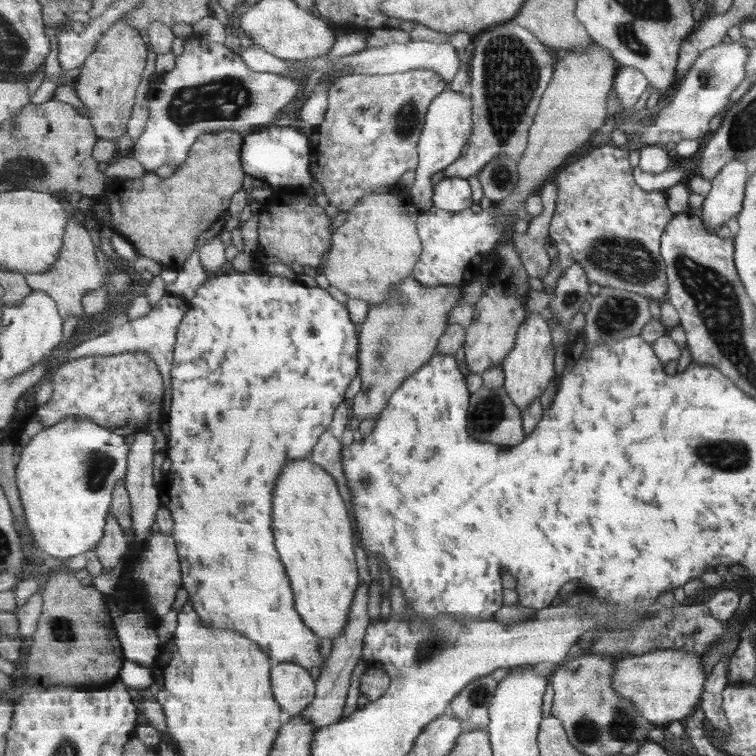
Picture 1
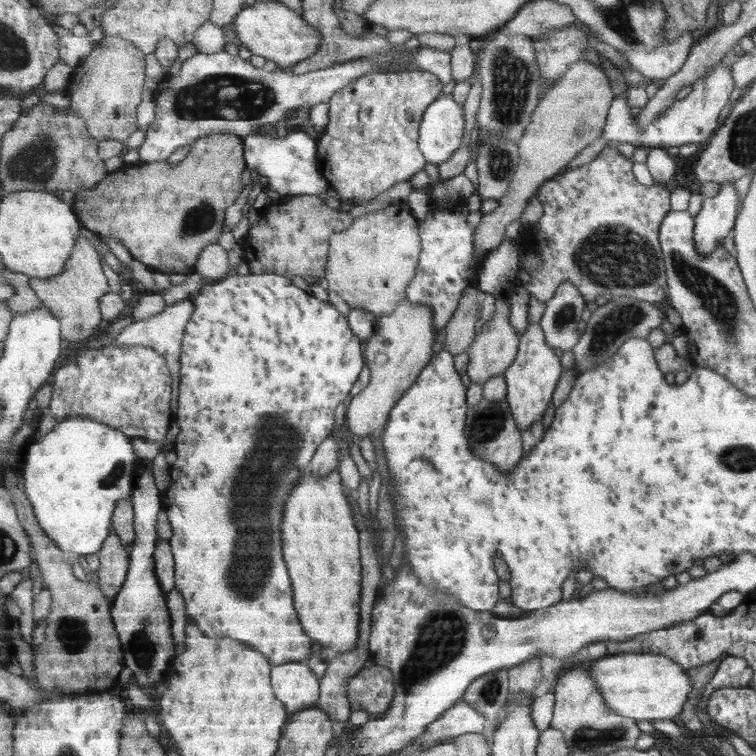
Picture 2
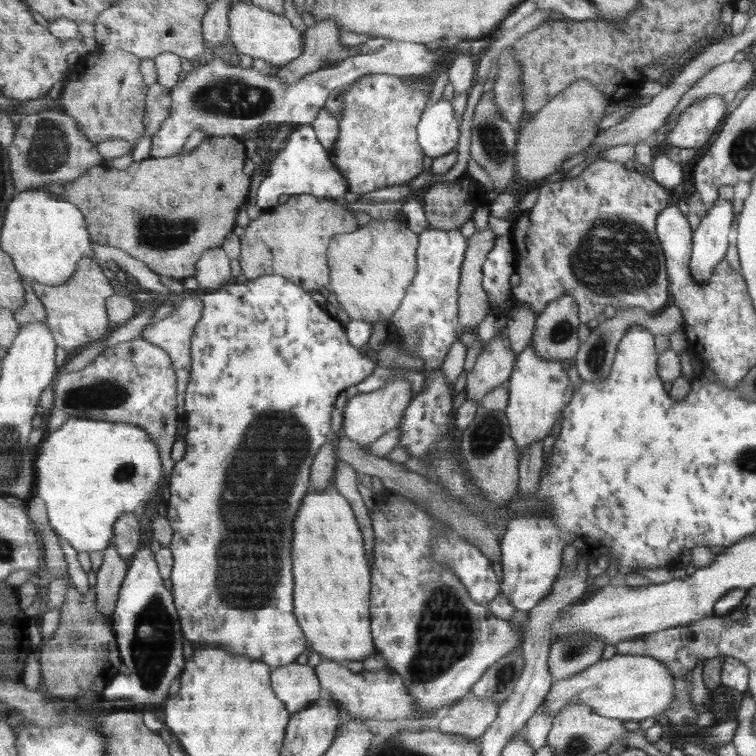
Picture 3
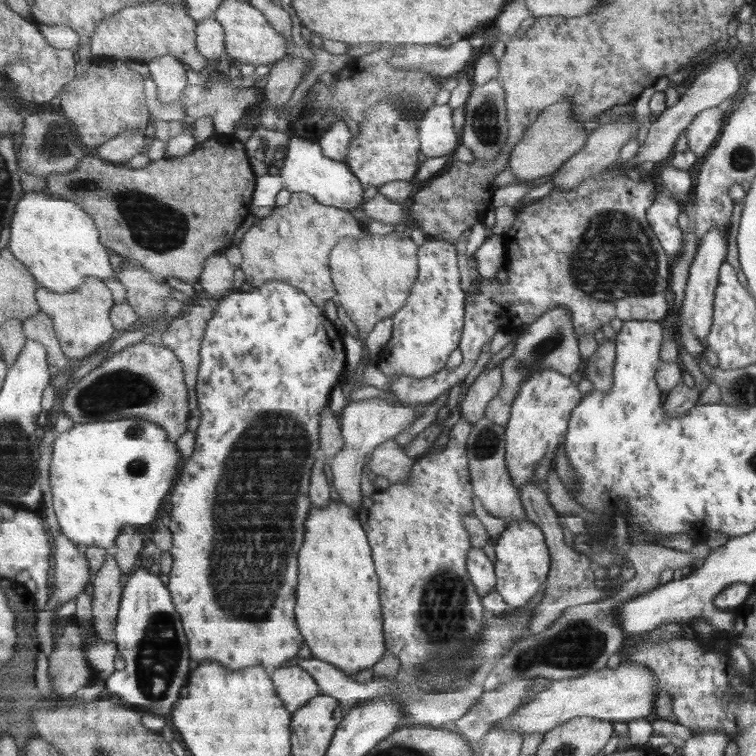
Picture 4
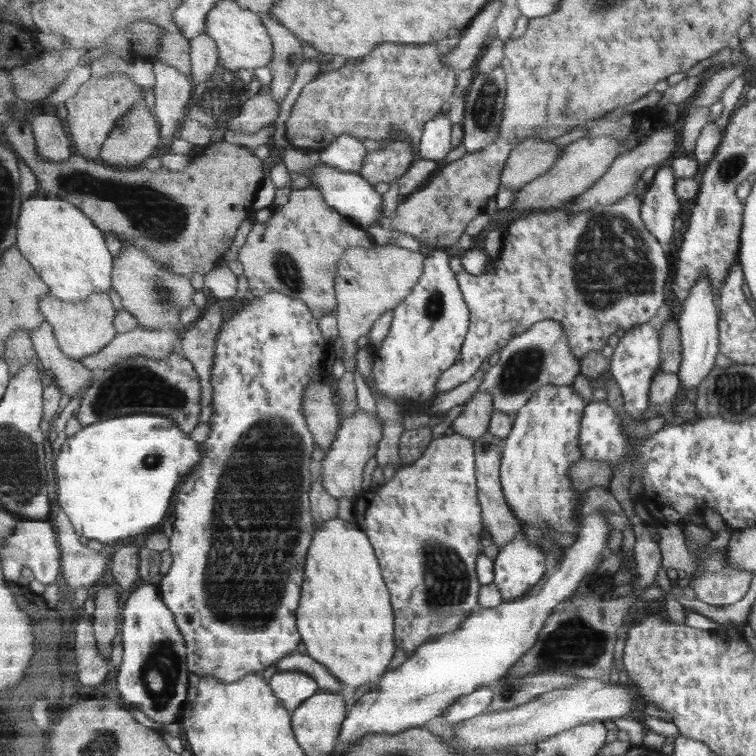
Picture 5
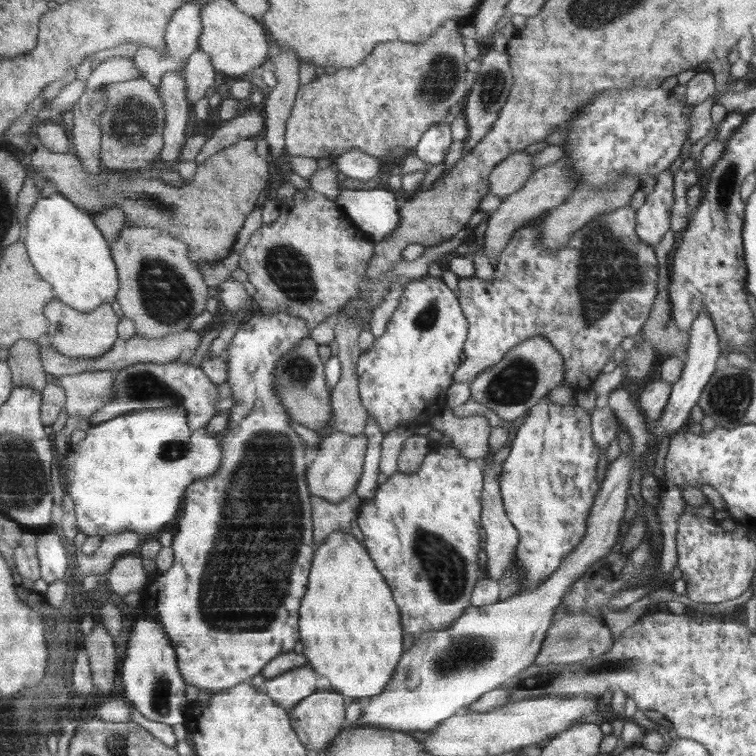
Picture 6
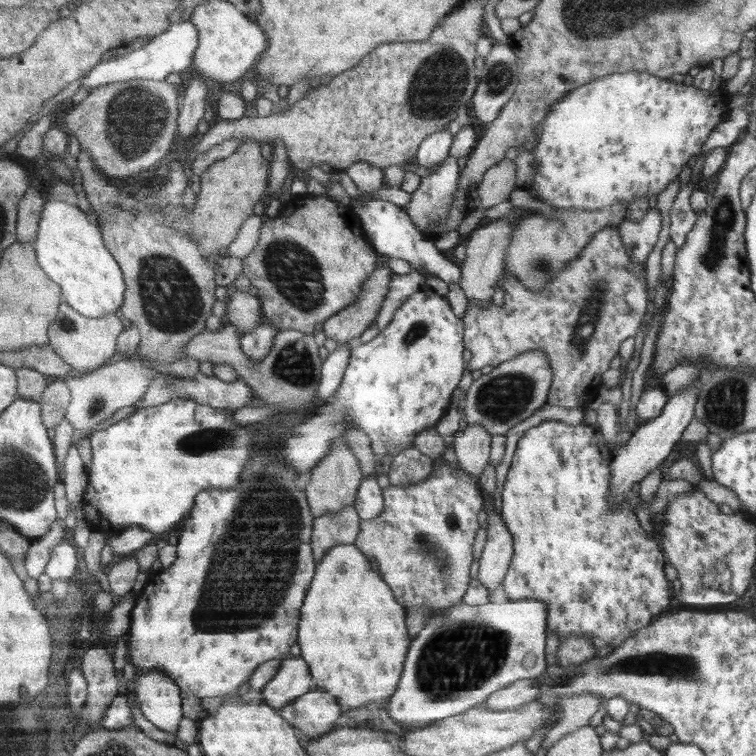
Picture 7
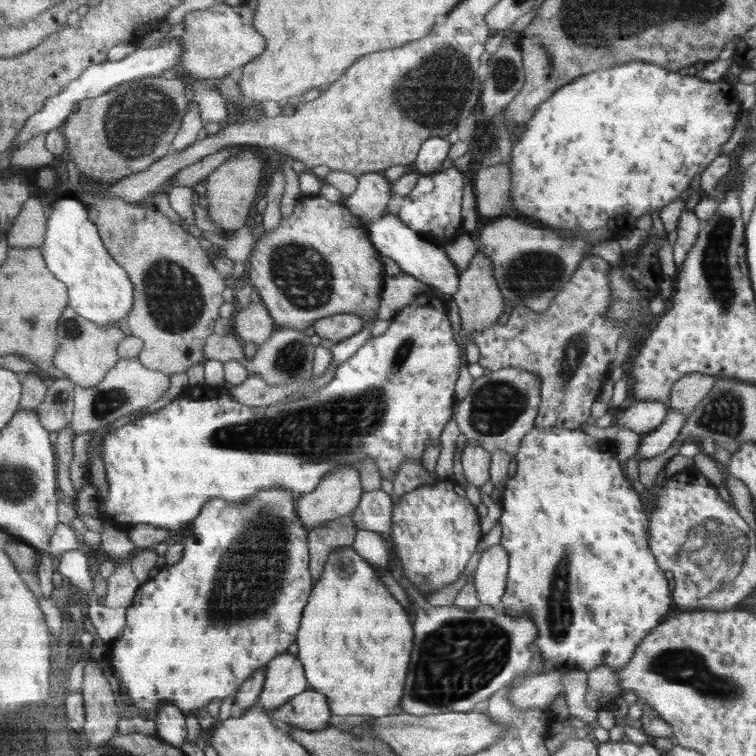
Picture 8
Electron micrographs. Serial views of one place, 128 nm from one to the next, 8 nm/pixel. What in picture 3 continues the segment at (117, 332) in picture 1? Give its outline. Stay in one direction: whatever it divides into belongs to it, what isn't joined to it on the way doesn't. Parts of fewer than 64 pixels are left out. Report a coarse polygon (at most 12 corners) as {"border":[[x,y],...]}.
{"border":[[200,292],[178,297],[176,310],[141,337],[168,351],[185,412],[192,338],[205,309]]}

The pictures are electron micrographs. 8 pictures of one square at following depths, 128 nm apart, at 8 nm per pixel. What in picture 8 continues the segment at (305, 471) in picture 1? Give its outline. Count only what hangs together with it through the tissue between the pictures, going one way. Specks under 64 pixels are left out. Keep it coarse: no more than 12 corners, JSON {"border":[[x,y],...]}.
{"border":[[352,546],[330,554],[296,642],[336,716],[390,716],[416,637]]}

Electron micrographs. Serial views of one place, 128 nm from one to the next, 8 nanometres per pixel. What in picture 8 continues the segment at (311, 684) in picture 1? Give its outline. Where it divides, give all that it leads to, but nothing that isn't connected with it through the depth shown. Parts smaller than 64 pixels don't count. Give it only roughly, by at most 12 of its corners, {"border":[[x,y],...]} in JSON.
{"border":[[285,652],[267,666],[258,704],[277,709],[309,689],[304,664]]}

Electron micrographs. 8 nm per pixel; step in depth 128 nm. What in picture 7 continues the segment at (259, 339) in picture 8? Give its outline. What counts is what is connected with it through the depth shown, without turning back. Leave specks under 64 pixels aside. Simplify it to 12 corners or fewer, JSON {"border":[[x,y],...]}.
{"border":[[228,292],[226,316],[238,332],[261,324],[258,295]]}

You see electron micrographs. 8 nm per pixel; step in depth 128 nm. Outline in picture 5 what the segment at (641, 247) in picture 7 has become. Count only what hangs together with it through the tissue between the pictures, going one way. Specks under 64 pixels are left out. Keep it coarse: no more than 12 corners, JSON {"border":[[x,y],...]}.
{"border":[[668,156],[641,195],[640,219],[660,244],[672,244],[679,200]]}

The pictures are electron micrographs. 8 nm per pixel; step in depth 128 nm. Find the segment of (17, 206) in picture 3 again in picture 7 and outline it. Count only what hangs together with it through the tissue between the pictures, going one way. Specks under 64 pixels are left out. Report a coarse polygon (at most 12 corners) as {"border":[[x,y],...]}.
{"border":[[50,200],[36,248],[63,300],[87,318],[124,306],[100,225]]}

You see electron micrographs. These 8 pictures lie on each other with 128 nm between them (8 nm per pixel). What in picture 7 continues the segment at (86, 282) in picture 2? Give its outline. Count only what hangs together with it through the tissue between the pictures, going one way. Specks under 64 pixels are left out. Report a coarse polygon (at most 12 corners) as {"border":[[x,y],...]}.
{"border":[[63,300],[50,345],[75,372],[117,354],[123,322],[87,318]]}

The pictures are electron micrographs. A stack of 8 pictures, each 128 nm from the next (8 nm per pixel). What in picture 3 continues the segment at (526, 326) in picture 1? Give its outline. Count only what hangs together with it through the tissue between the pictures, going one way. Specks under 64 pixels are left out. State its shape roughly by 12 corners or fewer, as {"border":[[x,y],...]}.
{"border":[[516,355],[503,411],[521,457],[551,432],[574,387],[566,365]]}

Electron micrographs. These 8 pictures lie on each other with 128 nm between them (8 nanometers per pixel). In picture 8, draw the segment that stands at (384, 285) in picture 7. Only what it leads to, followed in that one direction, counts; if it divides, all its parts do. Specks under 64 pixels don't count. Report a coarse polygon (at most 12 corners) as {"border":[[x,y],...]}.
{"border":[[357,315],[325,317],[314,332],[334,344],[360,332],[367,320]]}

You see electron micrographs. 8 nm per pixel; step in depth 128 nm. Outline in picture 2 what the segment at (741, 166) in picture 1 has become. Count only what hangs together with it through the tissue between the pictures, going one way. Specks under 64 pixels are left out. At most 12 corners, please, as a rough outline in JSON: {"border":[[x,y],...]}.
{"border":[[733,183],[719,185],[694,217],[698,254],[722,244],[733,229]]}

